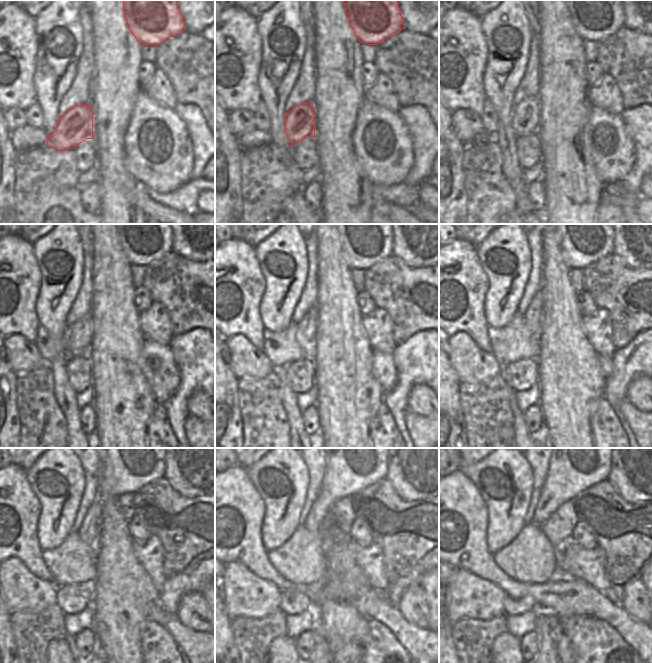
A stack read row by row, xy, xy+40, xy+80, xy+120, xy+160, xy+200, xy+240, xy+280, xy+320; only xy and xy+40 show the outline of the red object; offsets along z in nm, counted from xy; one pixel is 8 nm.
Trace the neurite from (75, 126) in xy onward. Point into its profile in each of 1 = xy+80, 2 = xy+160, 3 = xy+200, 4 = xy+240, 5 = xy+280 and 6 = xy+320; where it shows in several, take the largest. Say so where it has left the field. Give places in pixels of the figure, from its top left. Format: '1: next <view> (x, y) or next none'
1: next xy+80 (525, 121)
2: next xy+160 (306, 328)
3: next xy+200 (534, 314)
4: next xy+240 (126, 468)
5: next xy+280 (350, 468)
6: next xy+320 (573, 468)

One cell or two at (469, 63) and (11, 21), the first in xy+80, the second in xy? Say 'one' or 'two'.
one

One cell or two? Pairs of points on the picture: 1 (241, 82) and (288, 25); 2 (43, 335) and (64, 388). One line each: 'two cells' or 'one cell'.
1: two cells
2: two cells

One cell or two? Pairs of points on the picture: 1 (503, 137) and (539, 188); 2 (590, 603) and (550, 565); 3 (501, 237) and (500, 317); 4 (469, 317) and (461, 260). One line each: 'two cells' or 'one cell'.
1: two cells
2: two cells
3: one cell
4: one cell

